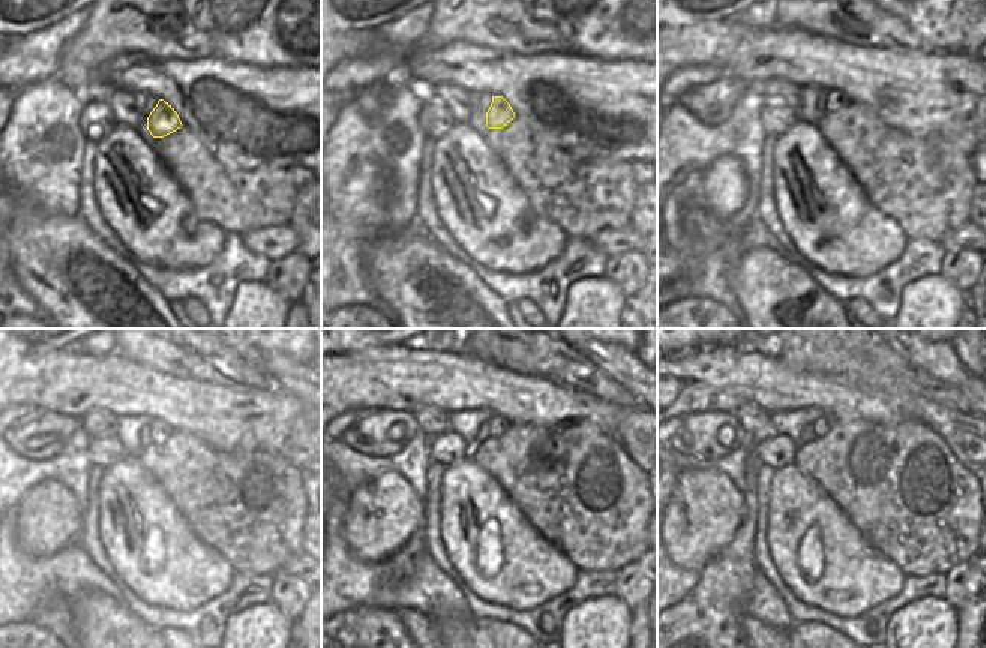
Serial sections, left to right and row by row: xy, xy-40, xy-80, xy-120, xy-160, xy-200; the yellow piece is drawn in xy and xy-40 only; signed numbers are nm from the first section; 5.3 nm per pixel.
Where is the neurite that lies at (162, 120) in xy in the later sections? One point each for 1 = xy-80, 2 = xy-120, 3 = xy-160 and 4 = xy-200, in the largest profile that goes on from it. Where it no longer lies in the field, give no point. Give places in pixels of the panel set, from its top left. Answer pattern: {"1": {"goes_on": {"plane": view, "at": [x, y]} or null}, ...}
{"1": {"goes_on": {"plane": "xy-80", "at": [835, 99]}}, "2": {"goes_on": {"plane": "xy-120", "at": [156, 431]}}, "3": {"goes_on": {"plane": "xy-160", "at": [496, 426]}}, "4": {"goes_on": {"plane": "xy-200", "at": [824, 423]}}}

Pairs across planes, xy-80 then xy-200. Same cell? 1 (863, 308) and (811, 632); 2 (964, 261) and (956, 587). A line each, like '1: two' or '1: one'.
1: one
2: one

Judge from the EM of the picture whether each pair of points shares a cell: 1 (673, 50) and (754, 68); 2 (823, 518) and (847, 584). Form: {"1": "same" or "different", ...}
{"1": "same", "2": "same"}

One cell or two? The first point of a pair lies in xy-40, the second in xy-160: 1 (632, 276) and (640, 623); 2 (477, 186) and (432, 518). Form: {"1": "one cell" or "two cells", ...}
{"1": "two cells", "2": "two cells"}

